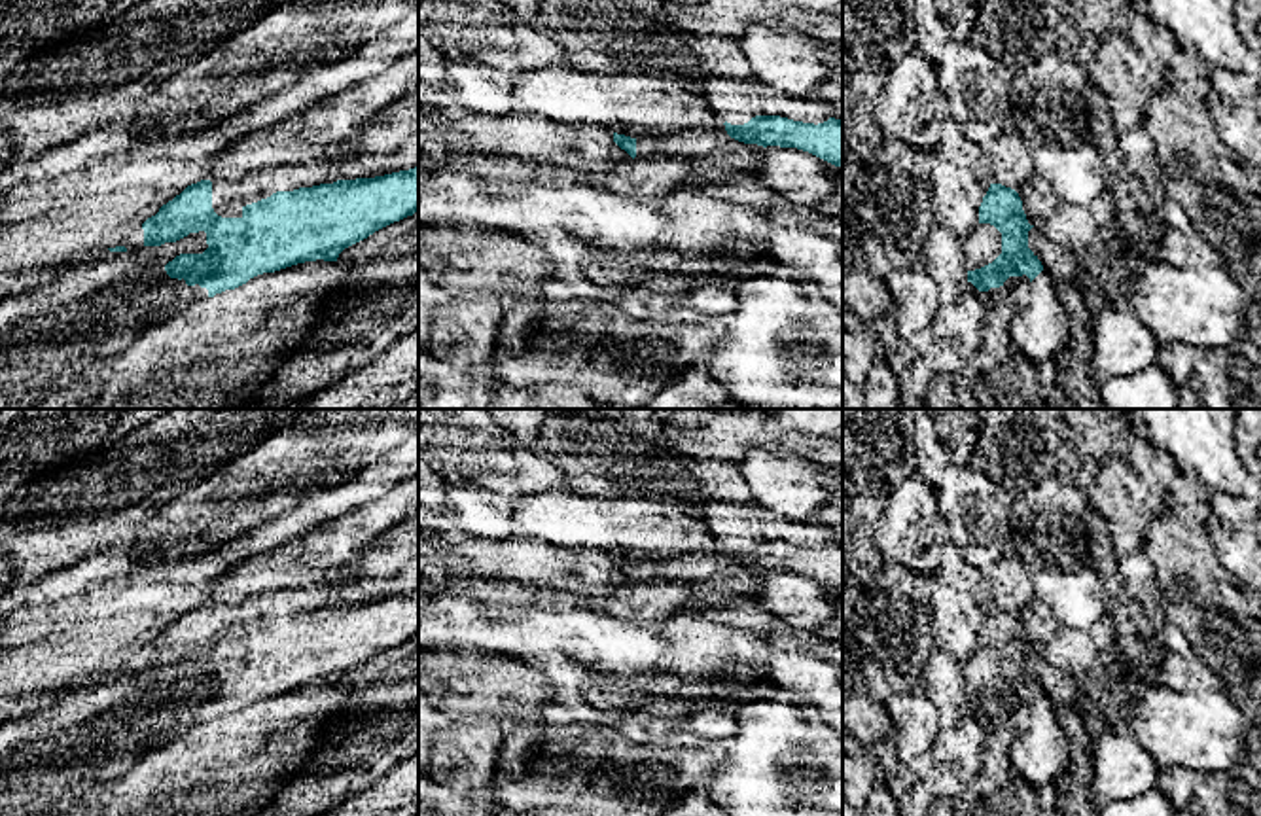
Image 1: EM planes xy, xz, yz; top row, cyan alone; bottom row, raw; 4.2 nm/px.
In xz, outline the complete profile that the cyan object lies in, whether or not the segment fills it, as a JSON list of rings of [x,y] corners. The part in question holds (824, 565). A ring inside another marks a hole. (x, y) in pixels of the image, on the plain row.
[[[755,540],[744,549],[723,547],[731,562],[744,568],[797,572],[843,591],[843,545],[803,547],[780,540]]]

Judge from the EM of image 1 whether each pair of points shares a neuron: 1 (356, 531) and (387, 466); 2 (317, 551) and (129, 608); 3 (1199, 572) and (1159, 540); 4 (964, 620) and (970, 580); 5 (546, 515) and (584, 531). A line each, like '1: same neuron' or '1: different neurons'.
1: different neurons
2: different neurons
3: same neuron
4: same neuron
5: same neuron

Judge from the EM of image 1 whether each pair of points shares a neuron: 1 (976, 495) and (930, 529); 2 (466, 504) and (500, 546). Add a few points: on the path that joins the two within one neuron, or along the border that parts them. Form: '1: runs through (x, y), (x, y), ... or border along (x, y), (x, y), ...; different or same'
1: border along (936, 493), (936, 504), (951, 538); different
2: runs through (476, 514), (495, 536); same

